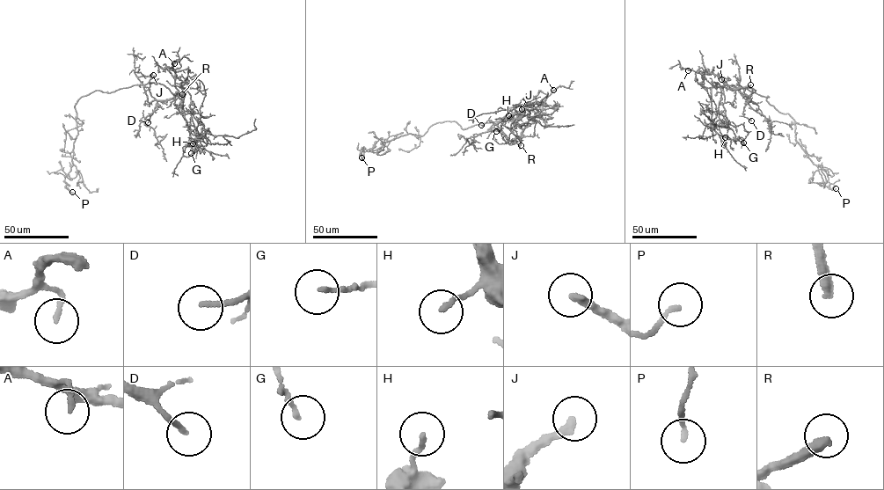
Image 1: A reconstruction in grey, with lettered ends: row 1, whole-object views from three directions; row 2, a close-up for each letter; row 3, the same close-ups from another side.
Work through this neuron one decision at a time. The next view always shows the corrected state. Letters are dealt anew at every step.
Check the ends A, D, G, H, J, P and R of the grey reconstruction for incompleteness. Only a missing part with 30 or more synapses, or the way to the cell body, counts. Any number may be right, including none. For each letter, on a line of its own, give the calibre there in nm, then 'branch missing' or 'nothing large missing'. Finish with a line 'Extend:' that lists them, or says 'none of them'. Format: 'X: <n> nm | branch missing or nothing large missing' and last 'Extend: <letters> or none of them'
A: 160 nm | nothing large missing
D: 150 nm | branch missing
G: 140 nm | nothing large missing
H: 150 nm | nothing large missing
J: 280 nm | branch missing
P: 130 nm | nothing large missing
R: 300 nm | branch missing
Extend: D, J, R

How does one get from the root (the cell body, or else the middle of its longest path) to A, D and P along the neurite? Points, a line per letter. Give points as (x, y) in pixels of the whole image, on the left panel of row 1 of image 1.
A: (142, 84), (148, 87), (157, 100), (167, 100), (178, 95), (176, 75), (171, 69), (174, 63)
D: (142, 84), (148, 87), (157, 101), (157, 110), (148, 122)
P: (142, 84), (107, 93), (96, 91), (76, 100), (73, 164), (65, 178), (66, 188), (72, 192)

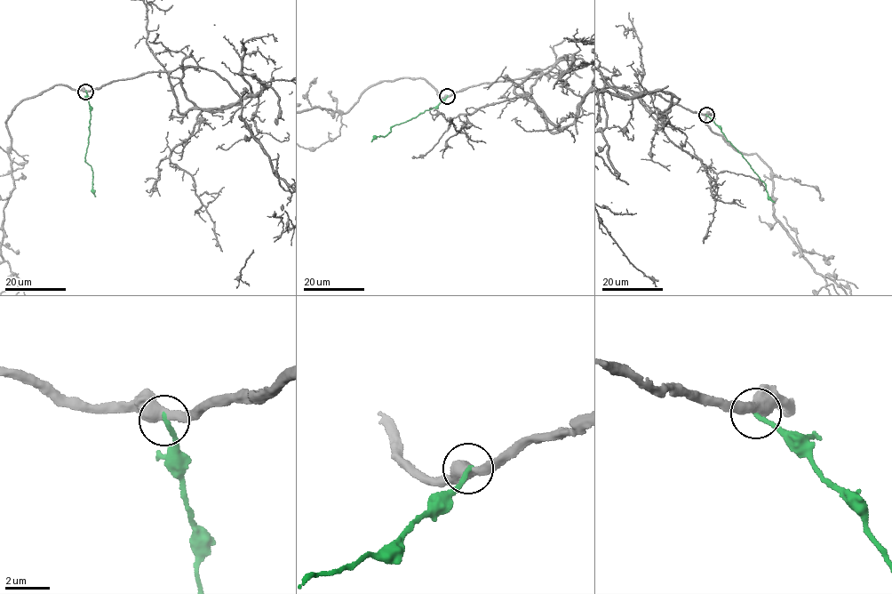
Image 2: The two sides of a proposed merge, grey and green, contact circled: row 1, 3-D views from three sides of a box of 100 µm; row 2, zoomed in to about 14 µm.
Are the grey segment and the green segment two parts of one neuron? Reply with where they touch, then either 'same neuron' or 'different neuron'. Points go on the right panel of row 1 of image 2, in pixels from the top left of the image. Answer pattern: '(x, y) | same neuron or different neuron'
(706, 115) | different neuron

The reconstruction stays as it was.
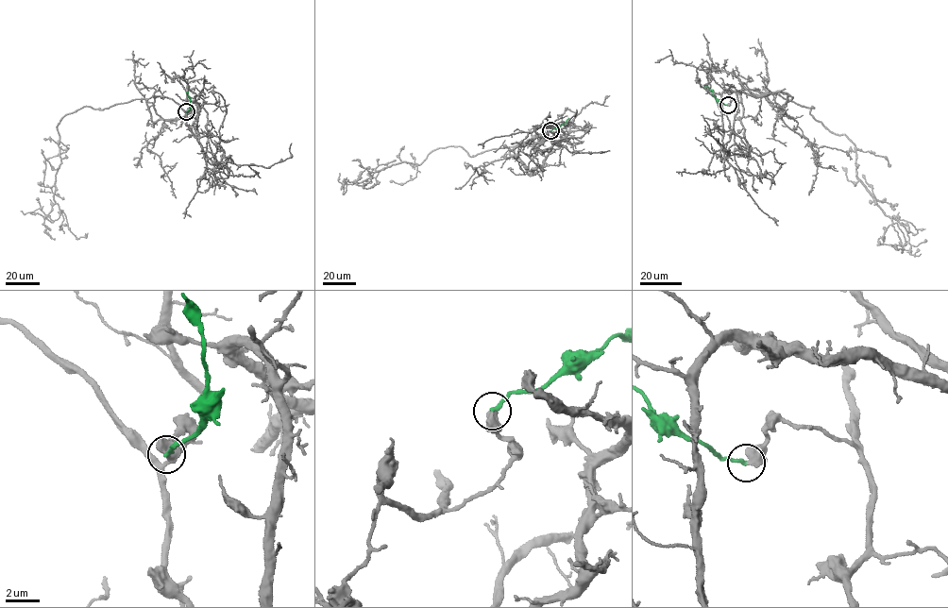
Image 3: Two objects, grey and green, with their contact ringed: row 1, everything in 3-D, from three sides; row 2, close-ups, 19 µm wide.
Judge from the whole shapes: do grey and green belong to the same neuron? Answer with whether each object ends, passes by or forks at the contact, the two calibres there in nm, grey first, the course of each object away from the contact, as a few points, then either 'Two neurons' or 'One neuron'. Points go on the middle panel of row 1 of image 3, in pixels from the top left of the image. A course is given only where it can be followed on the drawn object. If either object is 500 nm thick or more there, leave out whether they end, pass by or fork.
Thickness 550 nm (grey) against 240 nm. Course of grey: (551, 130), (470, 157), (437, 148), (352, 184), (339, 173). Course of green: (551, 130), (565, 124), (567, 118). One neuron

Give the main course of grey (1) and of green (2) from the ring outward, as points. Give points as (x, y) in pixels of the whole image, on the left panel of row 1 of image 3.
1: (187, 111), (159, 95), (65, 114), (56, 127), (61, 163), (55, 203), (46, 216), (40, 207), (20, 211)
2: (187, 111), (191, 105), (188, 93)

